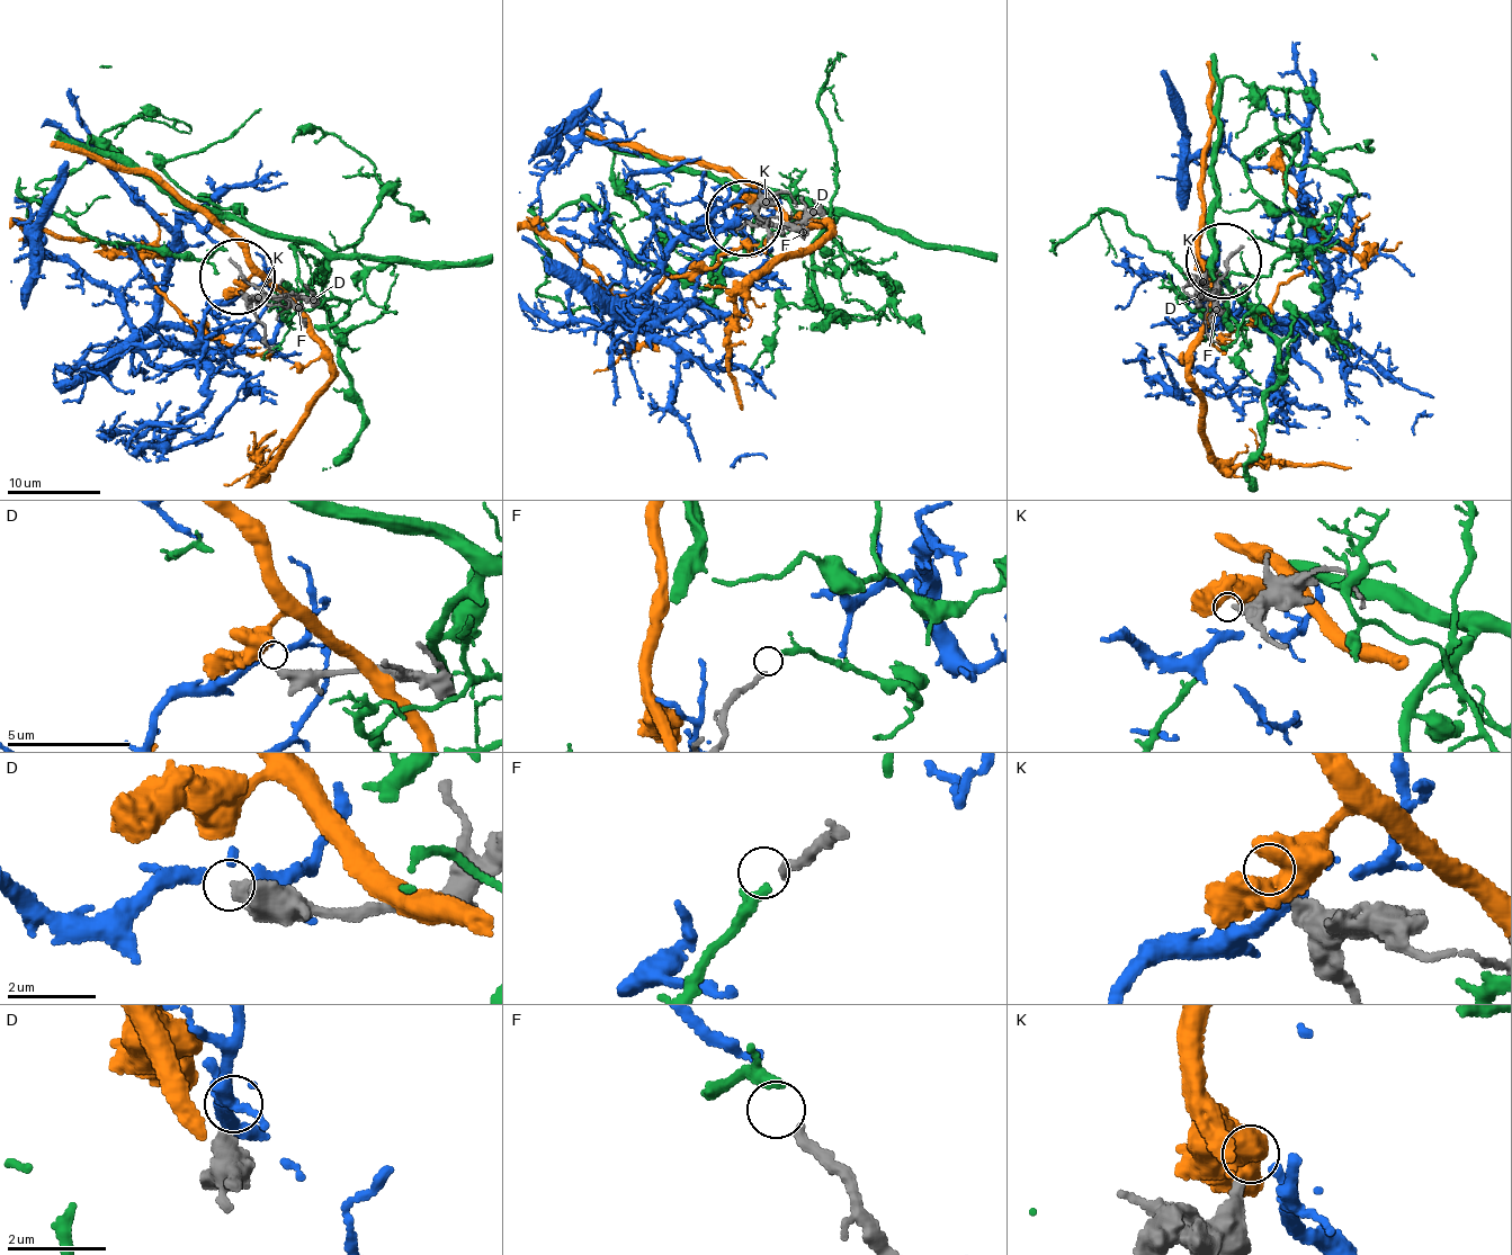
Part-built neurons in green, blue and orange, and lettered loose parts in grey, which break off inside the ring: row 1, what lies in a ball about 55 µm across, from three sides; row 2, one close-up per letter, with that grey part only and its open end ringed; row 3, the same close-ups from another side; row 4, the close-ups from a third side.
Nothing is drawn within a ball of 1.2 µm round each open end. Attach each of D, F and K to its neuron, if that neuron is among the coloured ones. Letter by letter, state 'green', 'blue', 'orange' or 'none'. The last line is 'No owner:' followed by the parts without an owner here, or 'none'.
D: none
F: green
K: none
No owner: D, K

